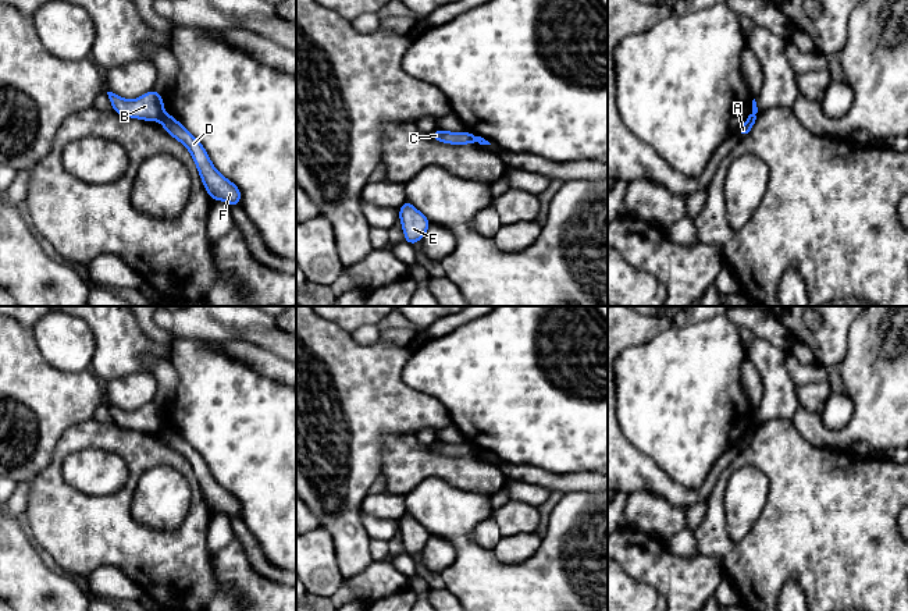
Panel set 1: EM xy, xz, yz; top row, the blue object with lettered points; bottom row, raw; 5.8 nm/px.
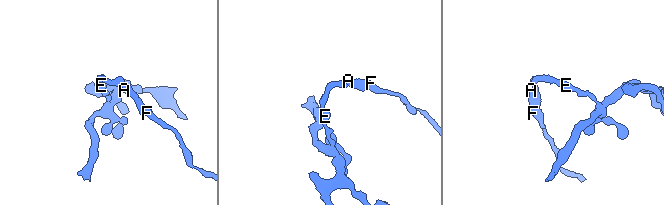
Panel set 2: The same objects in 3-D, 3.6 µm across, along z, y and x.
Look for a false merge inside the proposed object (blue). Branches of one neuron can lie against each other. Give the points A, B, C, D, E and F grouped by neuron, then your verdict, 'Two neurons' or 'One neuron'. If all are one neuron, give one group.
Groups: A D F / B C E. Two neurons

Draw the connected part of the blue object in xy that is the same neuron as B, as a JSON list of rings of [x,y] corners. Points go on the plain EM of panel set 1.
[[[150,402],[135,412],[127,412],[107,404],[113,423],[124,429],[157,433],[164,427],[164,415],[159,402]]]

